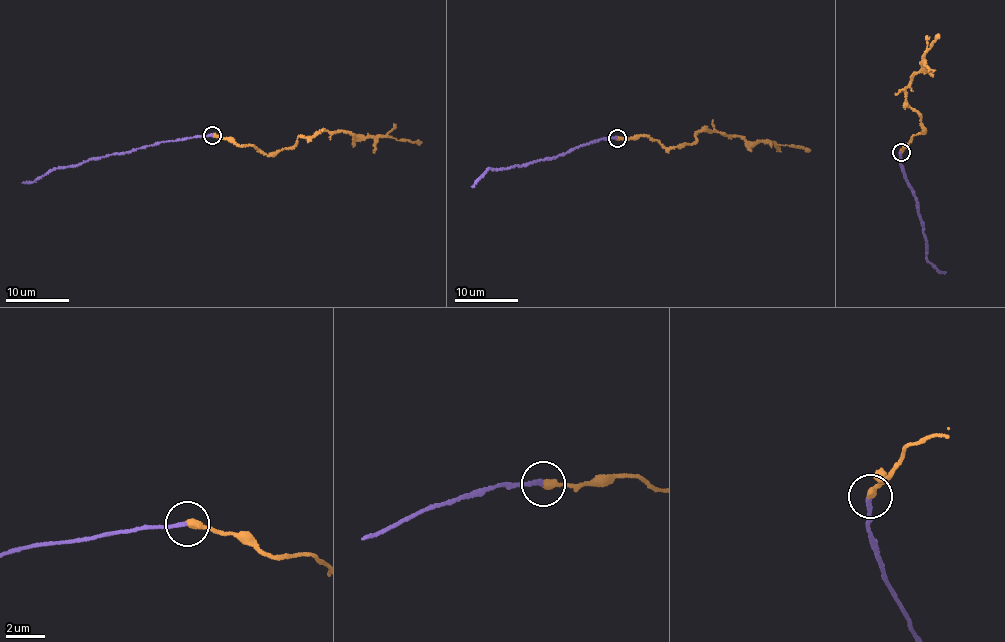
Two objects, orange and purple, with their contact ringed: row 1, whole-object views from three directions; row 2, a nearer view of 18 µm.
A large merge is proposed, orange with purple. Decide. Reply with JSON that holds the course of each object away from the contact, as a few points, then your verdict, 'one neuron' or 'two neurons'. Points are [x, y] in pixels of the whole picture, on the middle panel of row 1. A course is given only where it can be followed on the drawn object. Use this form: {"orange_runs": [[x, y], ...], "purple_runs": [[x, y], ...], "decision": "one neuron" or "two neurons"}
{"orange_runs": [[616, 138], [646, 136], [666, 147], [680, 147], [696, 141], [698, 131], [715, 132], [810, 151]], "purple_runs": [[616, 138], [595, 140], [555, 157], [521, 166], [489, 169], [471, 186]], "decision": "one neuron"}

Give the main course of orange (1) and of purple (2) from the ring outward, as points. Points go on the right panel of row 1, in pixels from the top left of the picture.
1: (901, 152), (926, 130), (917, 111), (906, 106), (906, 88), (938, 34)
2: (901, 152), (901, 167), (916, 198), (926, 255), (929, 262), (944, 274)

